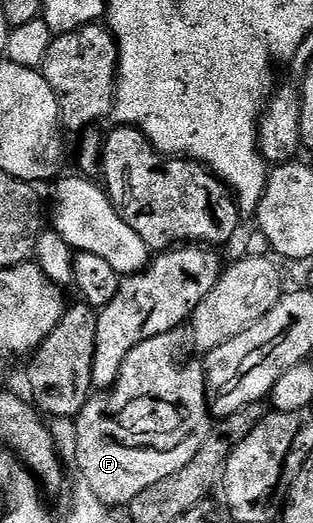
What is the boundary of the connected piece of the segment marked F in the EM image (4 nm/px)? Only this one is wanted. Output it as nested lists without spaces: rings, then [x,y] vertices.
[[[178,331],[166,332],[141,342],[129,350],[129,358],[121,366],[121,374],[112,388],[100,391],[88,399],[79,415],[74,417],[75,454],[74,463],[79,463],[82,483],[101,503],[108,506],[123,504],[130,506],[141,490],[177,474],[181,466],[193,462],[197,450],[213,431],[213,416],[208,409],[208,398],[204,365],[199,360],[183,357],[183,340]]]

